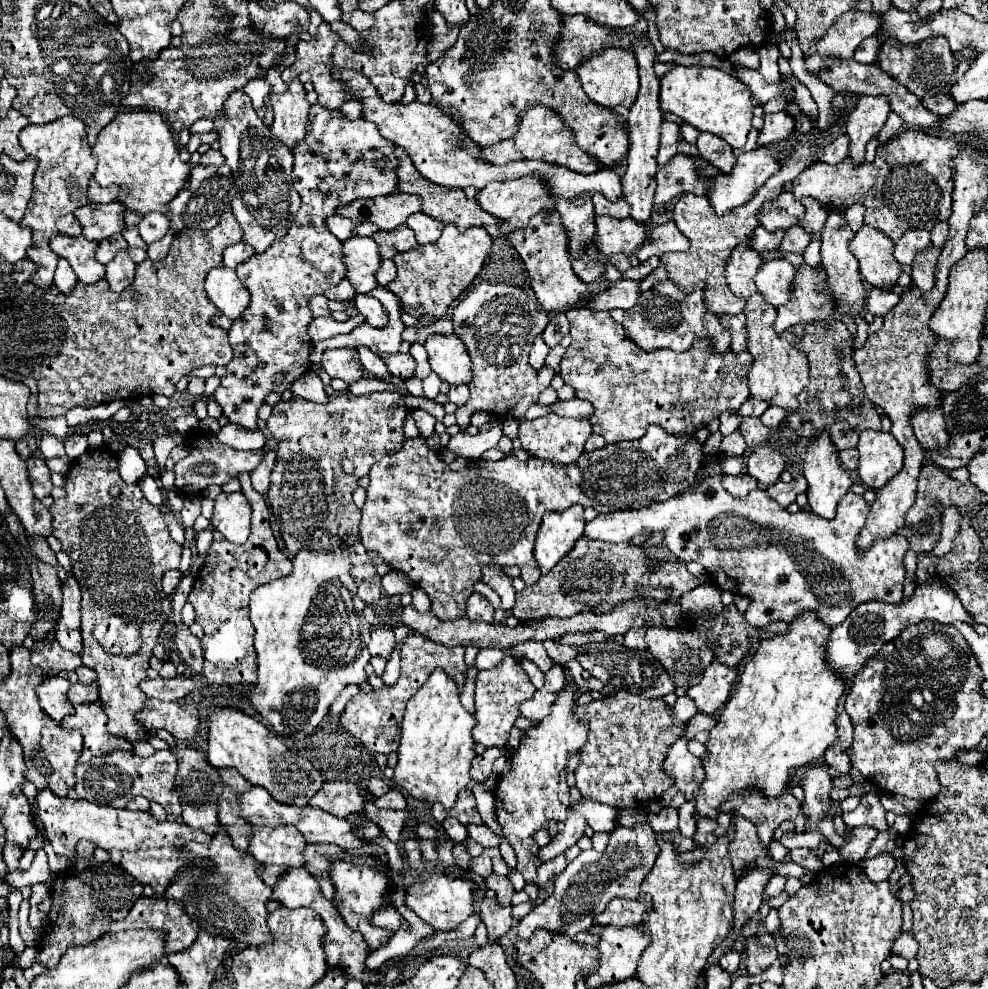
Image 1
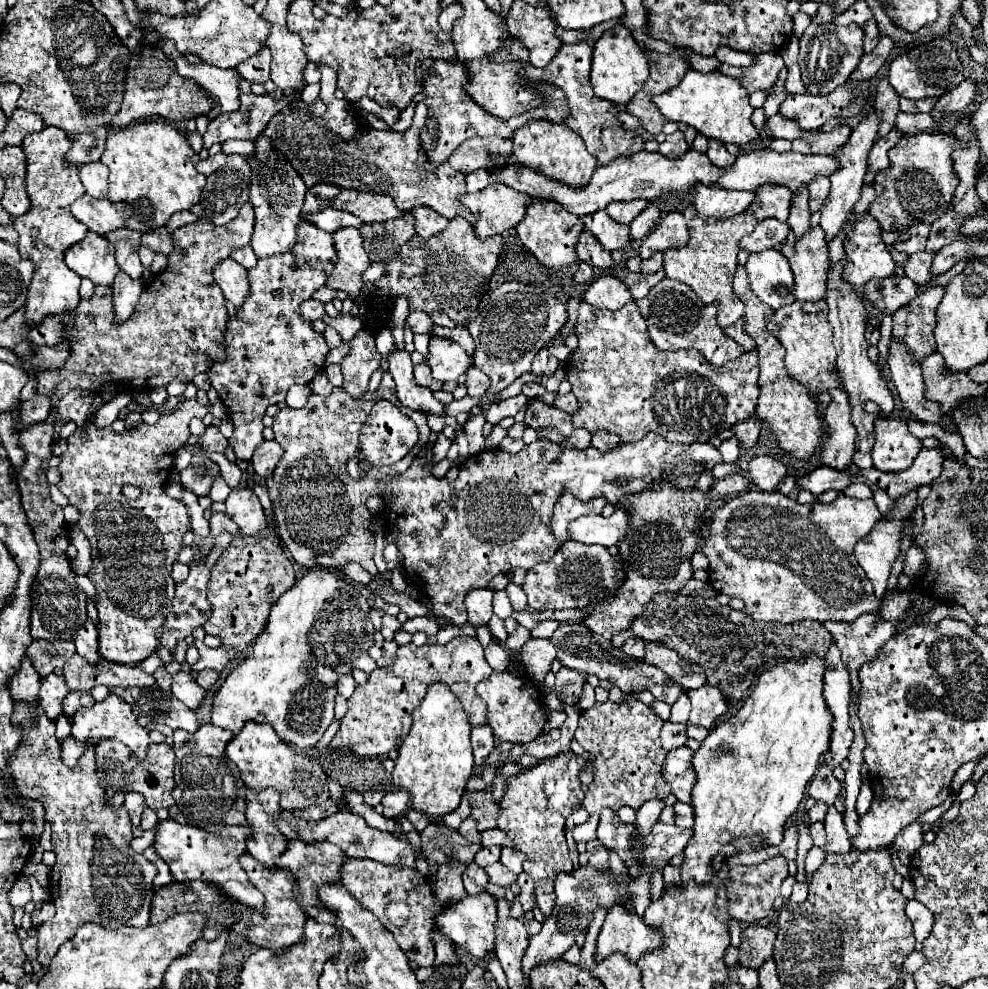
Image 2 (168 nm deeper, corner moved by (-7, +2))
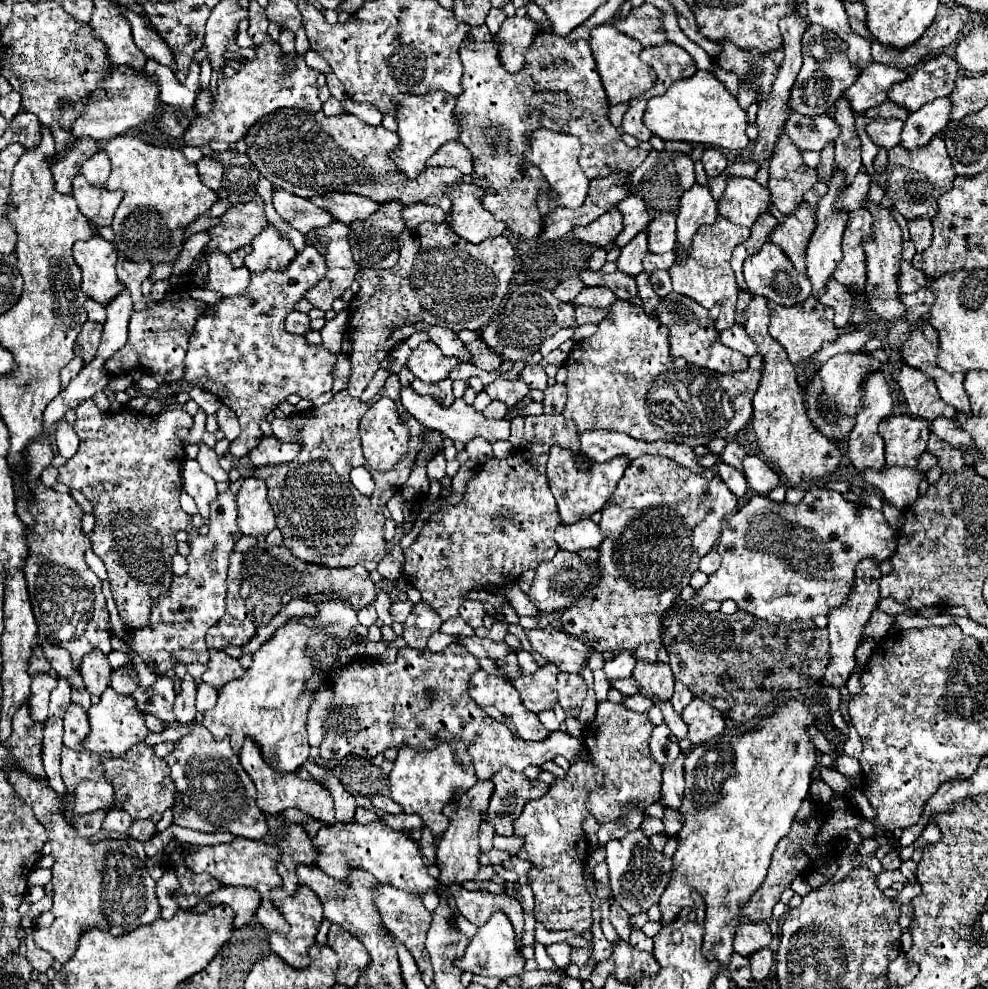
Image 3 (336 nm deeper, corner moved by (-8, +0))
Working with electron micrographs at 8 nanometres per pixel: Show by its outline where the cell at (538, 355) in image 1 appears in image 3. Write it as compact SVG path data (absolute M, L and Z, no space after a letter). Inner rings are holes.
M527 365L521 373L519 373L519 377L531 387L531 389L545 389L547 387L547 373L545 373L545 369L541 367L541 365Z

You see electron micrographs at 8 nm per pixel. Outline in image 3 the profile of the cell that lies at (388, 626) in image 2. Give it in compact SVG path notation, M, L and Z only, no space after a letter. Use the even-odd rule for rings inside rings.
M381 589L379 591L379 595L377 595L377 599L375 599L375 609L377 609L377 615L379 615L379 619L385 623L385 625L391 625L393 623L393 619L391 619L391 615L389 615L389 607L391 607L391 601L389 601L389 597L387 597L387 593Z

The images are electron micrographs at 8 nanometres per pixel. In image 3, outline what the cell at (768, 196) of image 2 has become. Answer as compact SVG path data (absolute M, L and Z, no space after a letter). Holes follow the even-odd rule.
M729 177L727 189L721 195L721 215L731 223L751 227L761 215L769 213L771 193L755 179Z

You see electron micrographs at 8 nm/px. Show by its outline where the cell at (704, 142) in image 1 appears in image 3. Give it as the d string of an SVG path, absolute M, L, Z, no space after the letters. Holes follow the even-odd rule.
M713 147L703 151L701 161L703 161L705 171L707 171L709 177L717 177L717 175L721 175L727 169L727 157L719 149L713 149Z

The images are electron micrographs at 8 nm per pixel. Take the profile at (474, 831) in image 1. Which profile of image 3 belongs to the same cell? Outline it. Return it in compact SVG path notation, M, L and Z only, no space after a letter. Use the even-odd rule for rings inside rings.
M495 835L493 837L493 847L499 849L499 851L507 851L509 855L517 855L519 849L523 847L523 839L519 839L517 835L511 835L511 837Z

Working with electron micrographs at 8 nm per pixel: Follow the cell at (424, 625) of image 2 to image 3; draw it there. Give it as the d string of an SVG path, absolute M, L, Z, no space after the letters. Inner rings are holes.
M451 617L451 619L443 621L443 625L441 625L439 631L447 633L447 635L463 635L463 637L469 637L469 635L475 633L461 617Z

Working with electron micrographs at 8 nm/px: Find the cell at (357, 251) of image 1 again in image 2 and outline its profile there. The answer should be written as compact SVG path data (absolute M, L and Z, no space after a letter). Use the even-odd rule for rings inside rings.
M342 227L334 235L338 263L326 281L326 287L342 289L348 295L358 295L364 287L362 273L370 265L368 253L362 247L362 237L354 227Z

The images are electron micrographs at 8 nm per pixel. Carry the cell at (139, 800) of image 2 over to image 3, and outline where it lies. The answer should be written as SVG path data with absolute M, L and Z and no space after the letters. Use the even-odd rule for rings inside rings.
M115 807L115 809L111 809L111 811L105 815L103 829L105 829L105 831L117 831L117 833L123 835L123 833L129 831L131 823L133 823L133 817L131 817L125 809Z

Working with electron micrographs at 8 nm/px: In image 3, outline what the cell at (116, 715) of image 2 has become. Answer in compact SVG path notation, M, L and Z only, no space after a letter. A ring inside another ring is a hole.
M111 687L105 689L105 693L101 695L101 701L97 705L91 705L91 709L87 711L89 717L89 735L83 741L83 747L93 751L93 753L111 753L111 755L123 755L131 745L135 745L137 741L143 741L147 737L147 727L145 727L145 719L139 713L139 709L135 709L135 699L131 695L119 695L115 693Z

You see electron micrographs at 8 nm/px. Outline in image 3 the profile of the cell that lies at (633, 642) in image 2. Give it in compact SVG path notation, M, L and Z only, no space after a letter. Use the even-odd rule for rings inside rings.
M623 651L619 655L615 655L613 661L605 663L603 671L607 675L609 681L615 681L615 679L621 679L621 677L631 677L633 675L633 669L635 669L635 655L631 655L629 651Z

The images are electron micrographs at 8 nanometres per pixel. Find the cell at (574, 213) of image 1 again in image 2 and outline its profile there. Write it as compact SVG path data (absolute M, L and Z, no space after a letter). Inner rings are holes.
M582 231L582 235L578 237L578 245L576 245L576 253L580 257L580 261L590 263L594 267L602 267L602 269L610 269L614 267L614 261L610 257L610 251L606 251L598 239L594 239L588 231Z

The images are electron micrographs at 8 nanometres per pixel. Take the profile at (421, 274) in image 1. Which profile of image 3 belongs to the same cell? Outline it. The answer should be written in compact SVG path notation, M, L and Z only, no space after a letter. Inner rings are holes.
M423 223L415 229L405 229L399 237L399 261L393 269L363 269L357 275L361 289L355 293L349 311L349 339L353 341L351 351L351 381L349 381L349 395L361 397L367 389L369 381L373 379L379 363L397 347L395 343L405 341L415 331L425 331L427 325L443 325L451 331L479 331L495 311L503 305L505 295L509 293L509 281L515 271L515 251L507 237L499 235L493 239L485 239L479 245L463 241L459 235L453 233L451 225L447 223Z

